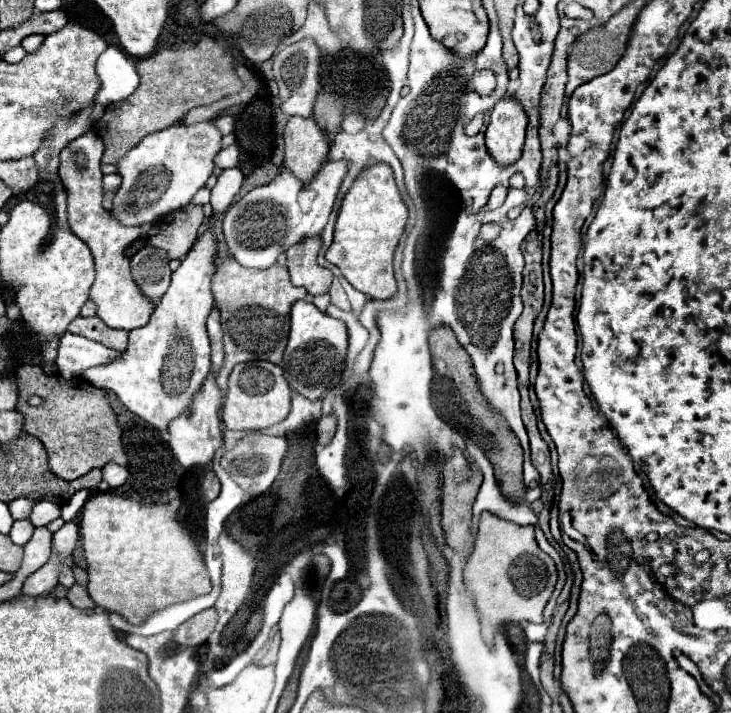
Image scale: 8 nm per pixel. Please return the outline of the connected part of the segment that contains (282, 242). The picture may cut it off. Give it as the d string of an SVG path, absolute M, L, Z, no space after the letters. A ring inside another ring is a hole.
M276 133L272 161L278 165L278 175L274 177L274 181L248 191L240 201L230 205L222 221L230 257L236 259L242 267L268 269L288 247L292 247L292 243L300 243L300 239L306 239L308 235L318 235L328 221L338 187L348 169L346 161L328 161L324 163L324 167L320 167L312 183L300 183L300 179L292 177L290 171L286 171L284 163L280 163L284 161L280 133Z

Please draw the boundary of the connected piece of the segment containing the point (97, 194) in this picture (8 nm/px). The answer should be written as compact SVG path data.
M84 133L82 137L74 139L64 151L60 153L60 179L68 191L68 223L76 237L80 237L92 251L96 261L96 279L90 287L90 299L98 305L98 317L112 329L124 329L132 331L138 327L144 327L150 319L150 313L154 309L154 303L150 299L144 299L144 293L136 287L132 275L130 275L130 261L124 257L124 247L128 247L134 239L140 235L140 227L122 227L118 221L110 217L108 211L102 207L102 171L100 171L100 157L104 153L104 143L96 133Z

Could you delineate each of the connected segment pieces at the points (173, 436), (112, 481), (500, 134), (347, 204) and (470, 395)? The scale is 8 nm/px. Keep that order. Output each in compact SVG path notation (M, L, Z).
M214 371L208 373L208 379L204 379L204 387L192 397L190 403L190 413L188 415L178 415L172 419L168 425L168 445L176 457L176 461L182 467L194 467L194 465L208 465L214 451L222 447L222 431L220 431L220 405L222 405L222 391L216 385L216 375Z
M110 461L110 463L106 463L106 465L102 467L102 475L104 475L104 481L106 481L112 489L116 489L116 487L120 487L120 485L126 481L128 471L126 471L126 467Z
M502 97L492 109L486 129L486 147L498 165L512 165L520 159L528 117L514 97Z
M374 163L356 177L348 189L334 225L334 239L326 251L326 261L336 265L348 283L372 299L388 299L396 291L392 253L402 237L408 209L394 183L392 169L386 163Z
M438 327L430 333L430 351L432 351L432 365L434 365L434 385L432 385L432 401L436 405L436 413L450 423L454 429L474 439L488 461L494 467L496 481L500 491L506 499L520 503L524 497L524 481L522 481L522 447L508 427L506 419L498 415L490 407L490 403L480 395L480 385L476 383L476 373L472 371L472 363L464 347L456 341L454 333L448 327Z

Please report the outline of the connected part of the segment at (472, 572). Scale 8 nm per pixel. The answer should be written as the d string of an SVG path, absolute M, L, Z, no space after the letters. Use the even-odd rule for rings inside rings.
M482 513L480 517L480 527L476 533L476 541L474 541L474 551L466 561L464 567L464 585L466 589L474 595L474 605L476 611L480 615L480 625L482 625L482 635L484 639L490 643L494 633L500 629L500 623L542 623L542 611L546 601L550 599L554 585L556 585L556 567L550 555L546 555L536 539L534 539L534 527L532 525L516 525L512 521L500 519L492 513Z

